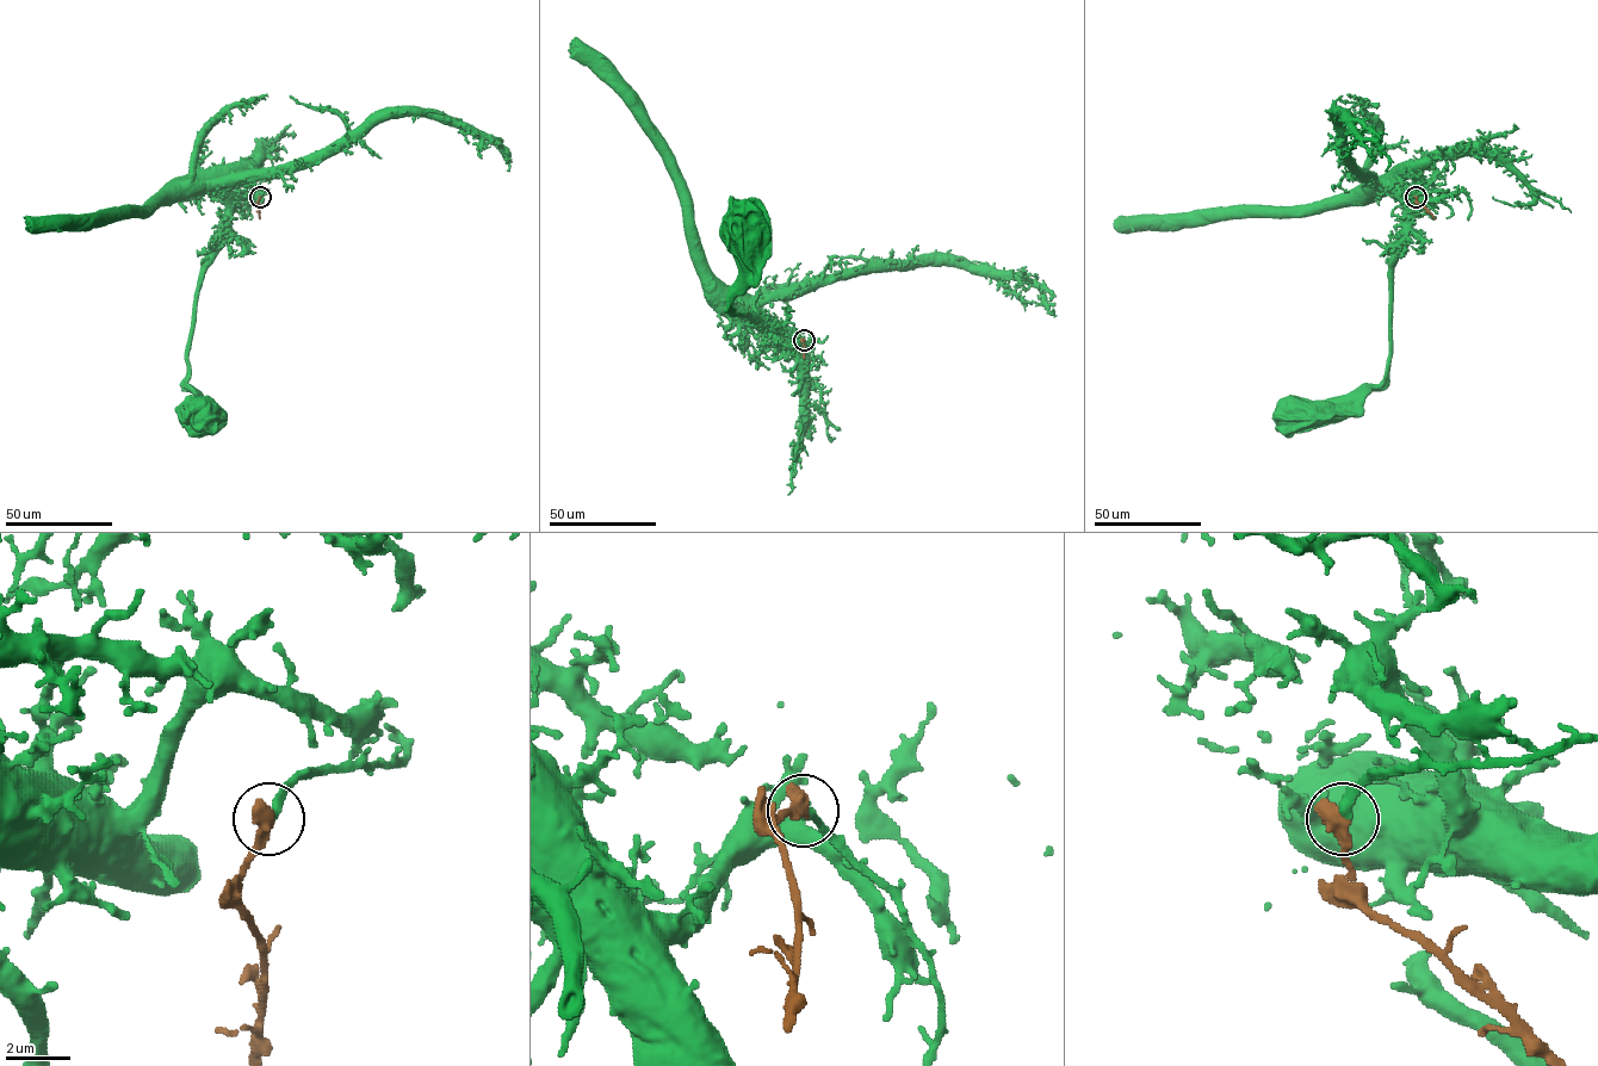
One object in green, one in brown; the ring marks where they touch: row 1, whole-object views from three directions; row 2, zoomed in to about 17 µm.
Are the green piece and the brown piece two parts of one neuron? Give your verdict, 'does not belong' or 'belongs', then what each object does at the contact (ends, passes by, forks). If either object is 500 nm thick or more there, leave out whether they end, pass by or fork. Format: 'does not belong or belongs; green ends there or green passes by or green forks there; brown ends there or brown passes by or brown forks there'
belongs

